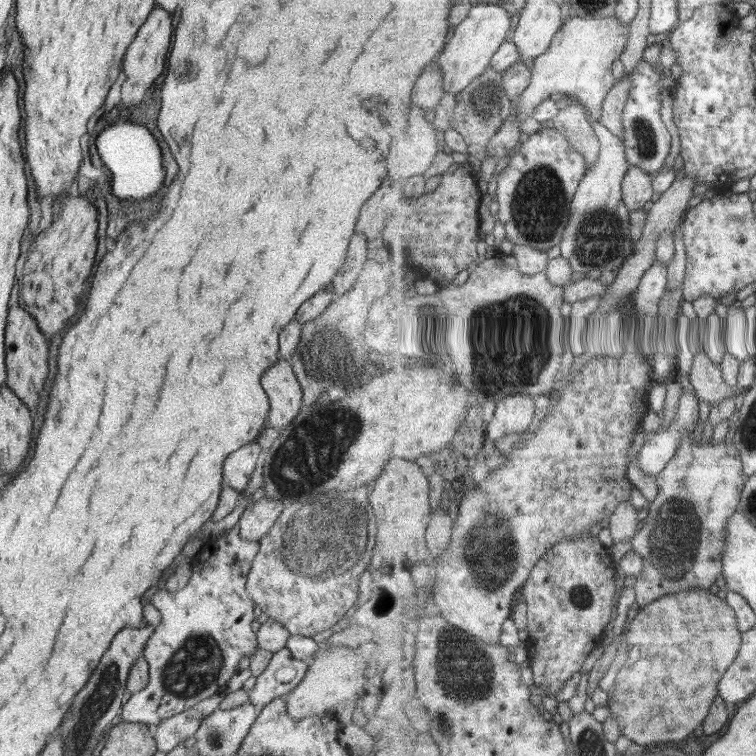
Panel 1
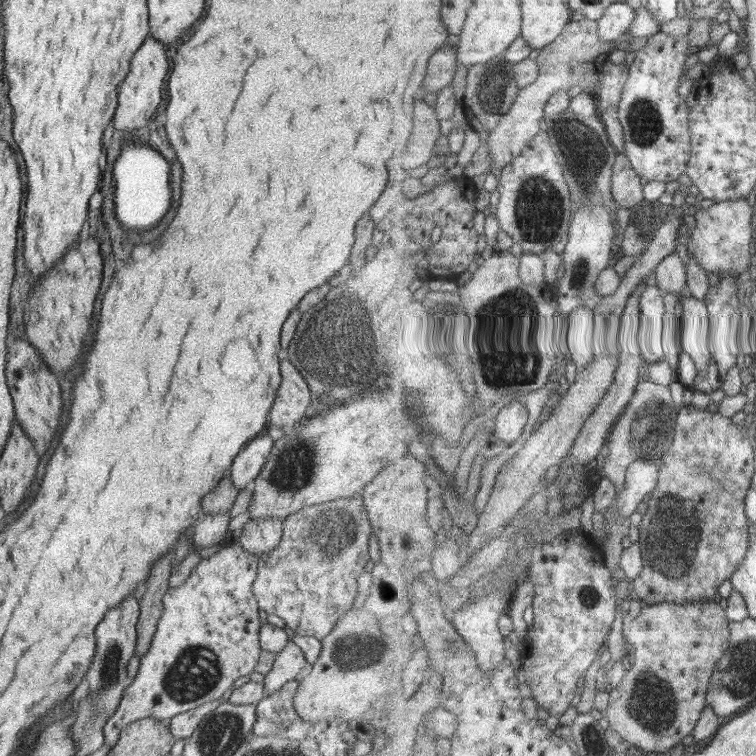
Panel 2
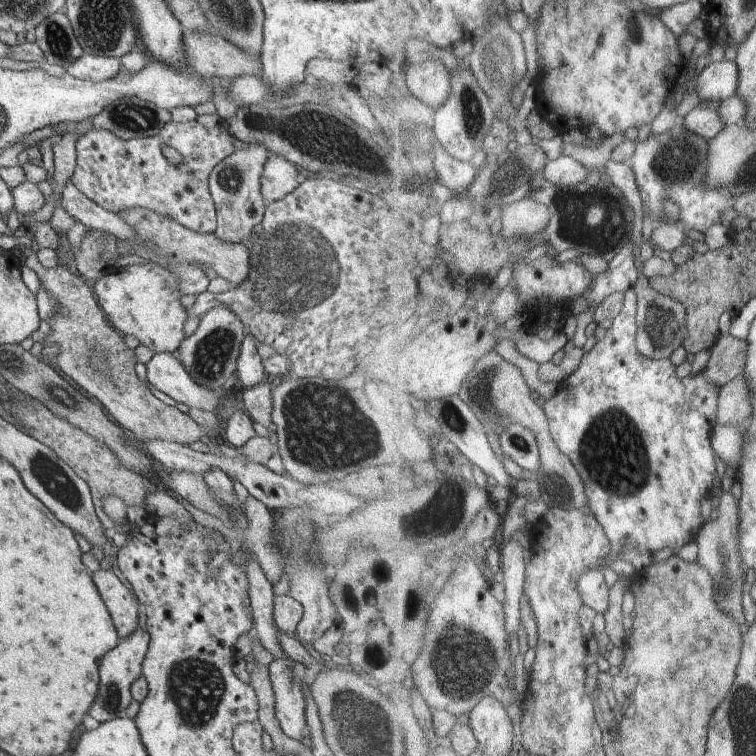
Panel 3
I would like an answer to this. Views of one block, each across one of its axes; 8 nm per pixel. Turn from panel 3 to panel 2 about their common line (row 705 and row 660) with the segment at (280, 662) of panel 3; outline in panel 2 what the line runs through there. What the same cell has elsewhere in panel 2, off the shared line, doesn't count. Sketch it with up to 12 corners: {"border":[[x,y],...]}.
{"border":[[291,641],[263,680],[265,696],[296,679],[307,664]]}

